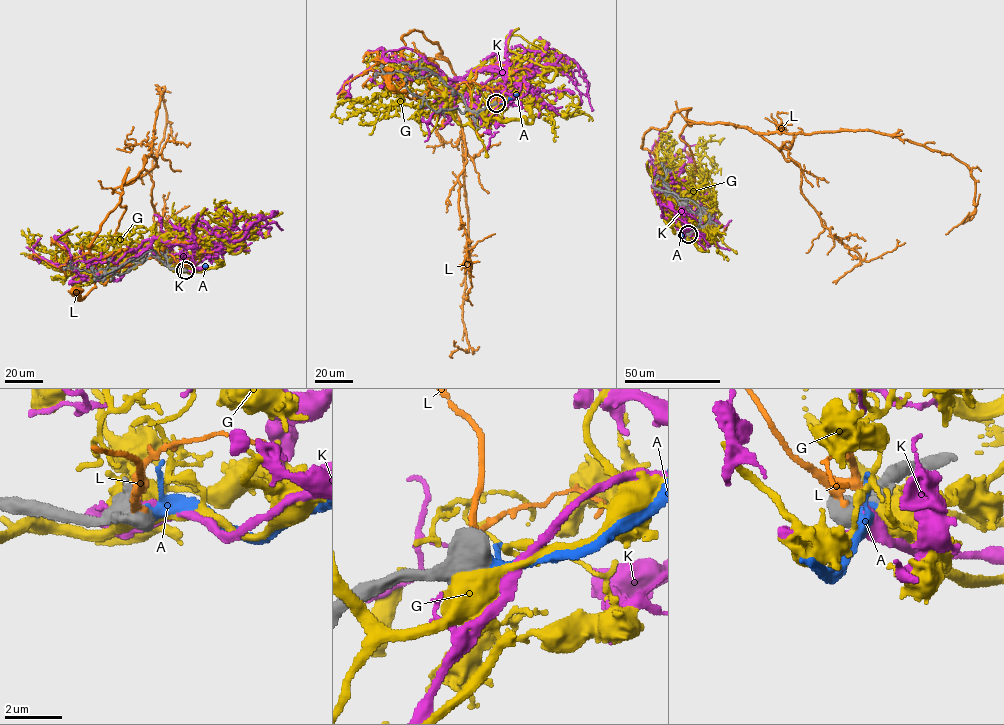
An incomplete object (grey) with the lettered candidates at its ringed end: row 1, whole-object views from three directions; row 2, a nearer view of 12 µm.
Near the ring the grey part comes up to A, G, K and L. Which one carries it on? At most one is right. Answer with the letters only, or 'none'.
A

